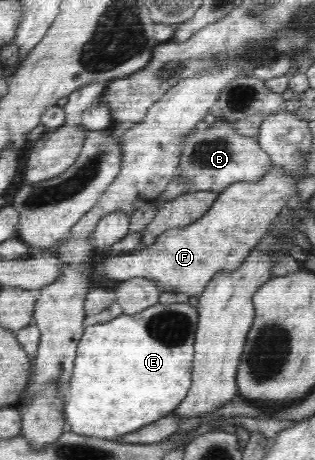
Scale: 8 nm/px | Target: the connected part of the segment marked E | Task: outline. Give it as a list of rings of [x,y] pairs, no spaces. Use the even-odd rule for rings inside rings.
[[[194,301],[189,303],[172,303],[172,304],[155,304],[150,308],[142,310],[138,314],[123,315],[114,318],[109,322],[96,324],[95,326],[86,327],[77,346],[77,353],[73,362],[72,376],[69,384],[64,390],[65,397],[65,422],[66,427],[70,428],[73,433],[82,437],[96,437],[101,440],[114,441],[116,437],[122,437],[128,433],[134,433],[147,424],[158,420],[160,417],[172,414],[180,403],[187,397],[191,387],[191,374],[193,369],[194,358],[194,341],[199,322],[199,312],[194,305]]]

